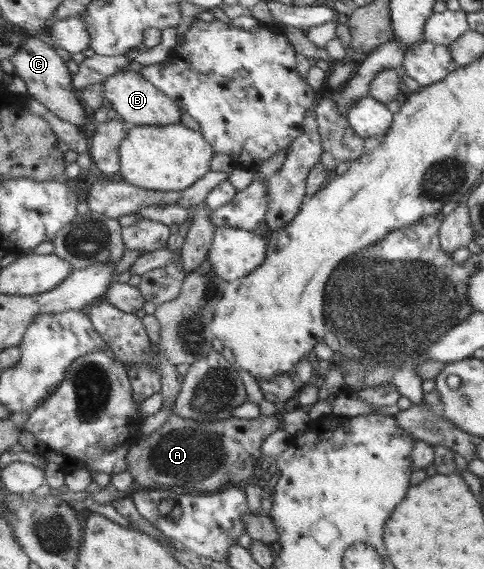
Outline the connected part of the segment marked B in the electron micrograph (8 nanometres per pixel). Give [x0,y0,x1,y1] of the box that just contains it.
[104,71,183,125]

